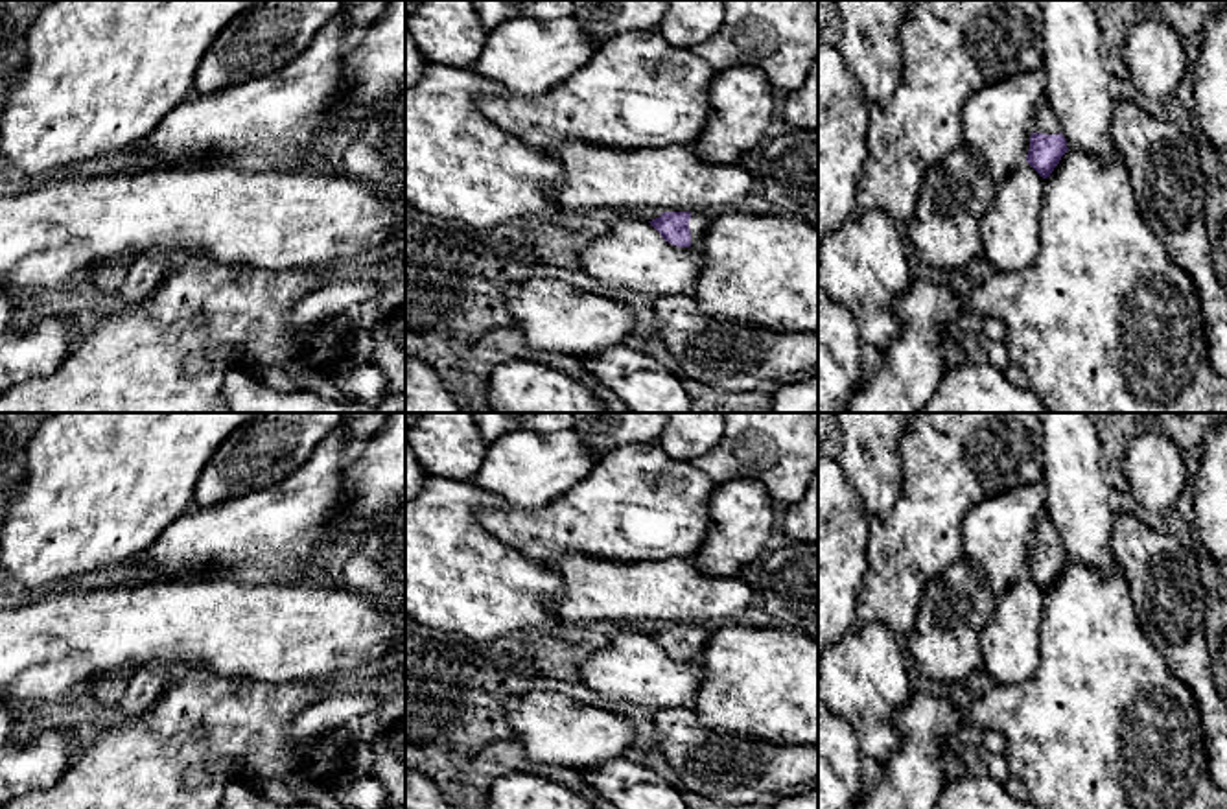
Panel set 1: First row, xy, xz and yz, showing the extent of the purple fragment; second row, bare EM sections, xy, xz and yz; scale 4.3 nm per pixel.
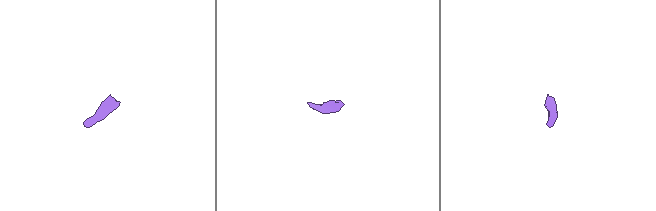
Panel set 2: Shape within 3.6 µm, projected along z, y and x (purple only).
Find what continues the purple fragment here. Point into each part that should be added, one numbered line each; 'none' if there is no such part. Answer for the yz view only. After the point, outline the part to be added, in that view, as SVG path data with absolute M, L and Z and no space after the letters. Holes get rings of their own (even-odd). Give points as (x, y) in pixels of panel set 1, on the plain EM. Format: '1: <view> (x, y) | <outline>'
1: yz (1047, 535) | M1041 514L1037 520L1037 533L1034 538L1034 545L1043 545L1043 547L1059 547L1061 545L1058 529L1045 514Z

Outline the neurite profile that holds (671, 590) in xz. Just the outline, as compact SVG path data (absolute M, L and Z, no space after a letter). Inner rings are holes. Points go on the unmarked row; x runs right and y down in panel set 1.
M569 553L553 569L562 577L566 595L549 608L567 623L700 625L737 616L755 599L754 582L741 573L709 577L684 557L619 564Z

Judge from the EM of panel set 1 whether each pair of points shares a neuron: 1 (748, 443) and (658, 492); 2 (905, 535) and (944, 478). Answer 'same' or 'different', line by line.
1: different
2: same

